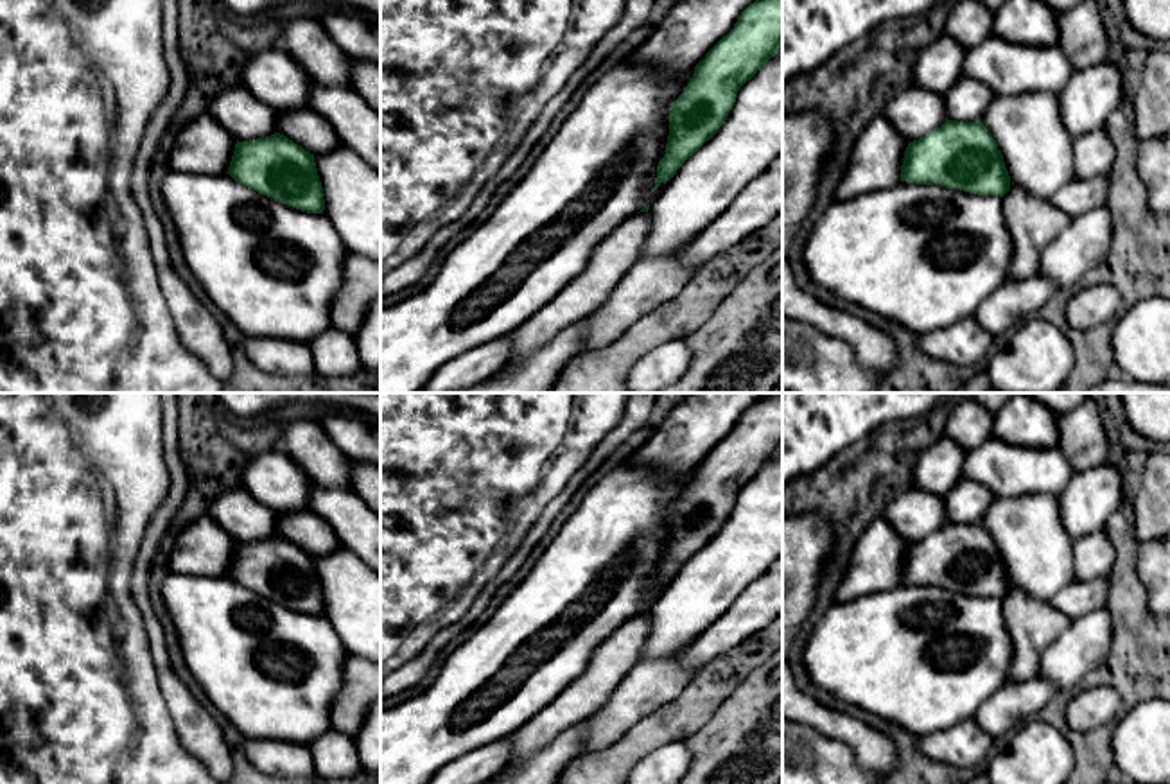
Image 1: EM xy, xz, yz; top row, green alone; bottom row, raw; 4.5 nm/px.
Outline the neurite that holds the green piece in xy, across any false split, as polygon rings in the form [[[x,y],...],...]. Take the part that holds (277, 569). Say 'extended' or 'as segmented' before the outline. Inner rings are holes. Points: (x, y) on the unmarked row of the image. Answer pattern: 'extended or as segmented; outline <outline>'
as segmented; outline [[[275,535],[235,545],[228,574],[235,583],[307,615],[325,612],[314,556]]]

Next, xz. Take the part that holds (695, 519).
as segmented; outline [[[782,393],[750,405],[734,431],[694,468],[684,495],[669,510],[666,556],[657,567],[655,588],[668,585],[725,526],[738,493],[782,447]]]

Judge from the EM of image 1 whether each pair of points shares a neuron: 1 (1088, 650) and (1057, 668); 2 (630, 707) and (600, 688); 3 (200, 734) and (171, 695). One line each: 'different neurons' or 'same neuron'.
1: same neuron
2: different neurons
3: same neuron

